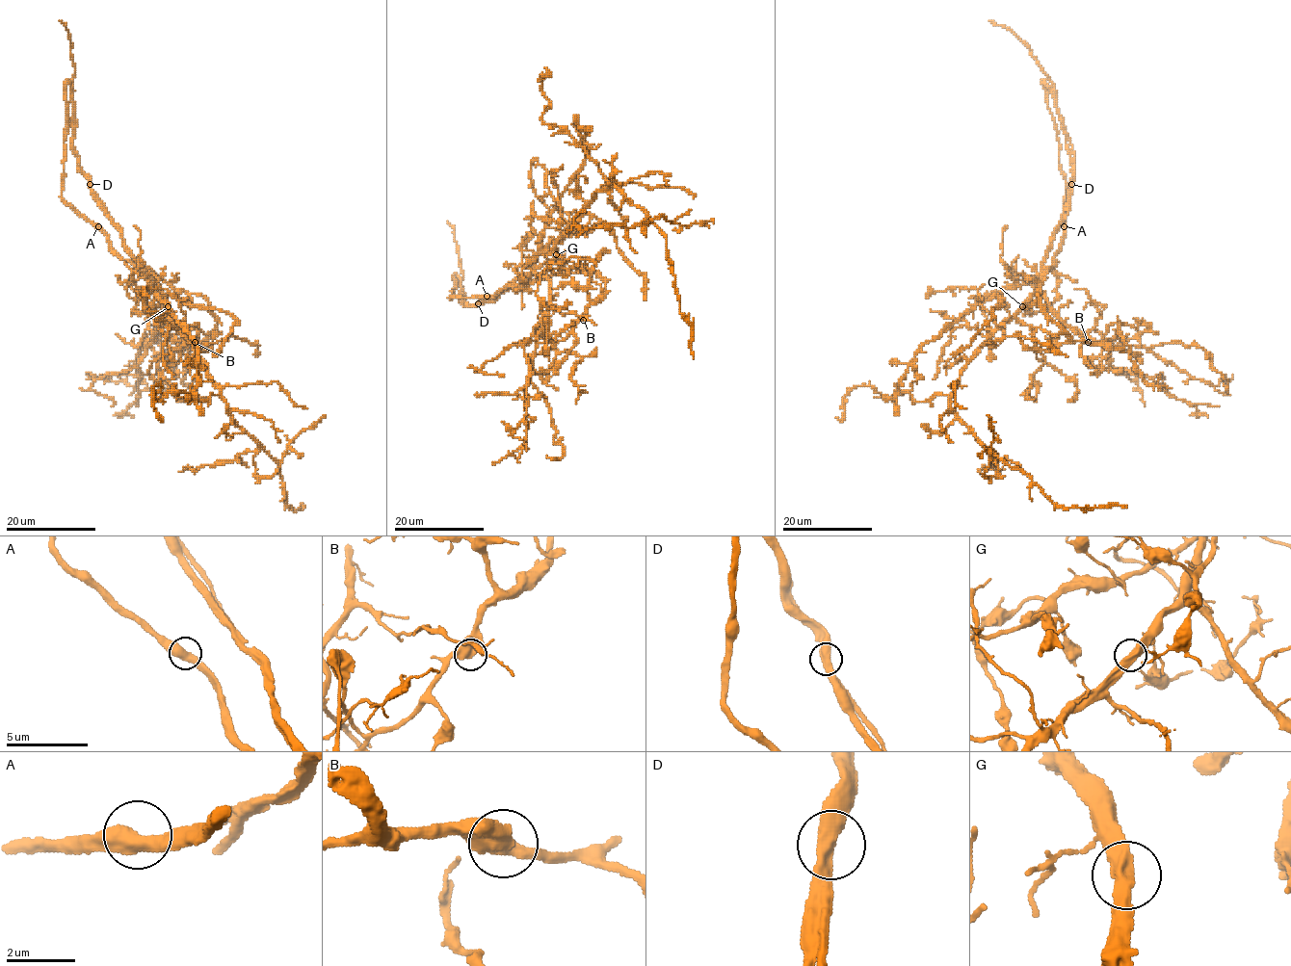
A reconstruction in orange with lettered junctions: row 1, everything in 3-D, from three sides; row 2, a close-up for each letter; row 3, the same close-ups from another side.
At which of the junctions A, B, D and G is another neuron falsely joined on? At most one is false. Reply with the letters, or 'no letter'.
no letter

